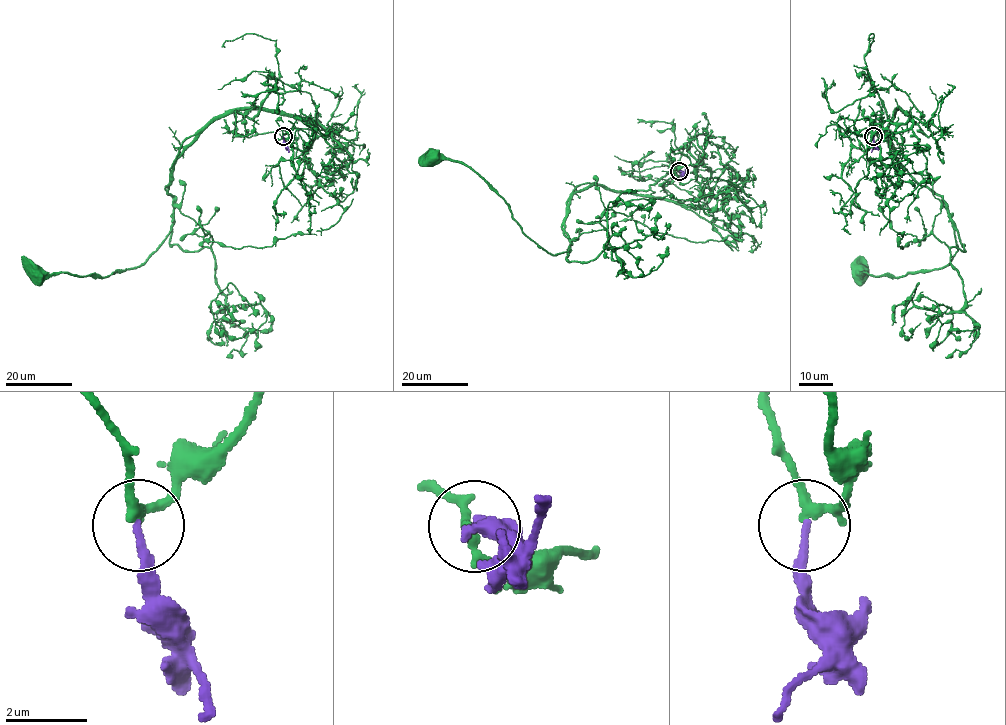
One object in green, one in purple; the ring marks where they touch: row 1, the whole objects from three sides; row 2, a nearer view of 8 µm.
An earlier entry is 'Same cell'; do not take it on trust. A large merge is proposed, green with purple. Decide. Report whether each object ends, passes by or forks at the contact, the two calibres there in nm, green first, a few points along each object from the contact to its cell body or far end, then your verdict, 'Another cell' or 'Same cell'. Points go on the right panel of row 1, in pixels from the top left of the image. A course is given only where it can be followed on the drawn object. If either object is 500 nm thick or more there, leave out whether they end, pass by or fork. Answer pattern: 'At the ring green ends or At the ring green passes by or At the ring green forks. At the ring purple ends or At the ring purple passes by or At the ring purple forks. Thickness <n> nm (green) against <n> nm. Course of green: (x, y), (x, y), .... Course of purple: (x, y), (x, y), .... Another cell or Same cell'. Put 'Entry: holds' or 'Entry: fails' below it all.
At the ring green passes by. At the ring purple ends. Thickness 240 nm (green) against 200 nm. Course of green: (873, 135), (877, 118), (909, 117), (896, 111), (887, 143), (942, 198), (957, 252), (933, 270), (859, 277). Course of purple: (873, 136), (875, 147), (871, 152). Another cell
Entry: fails

